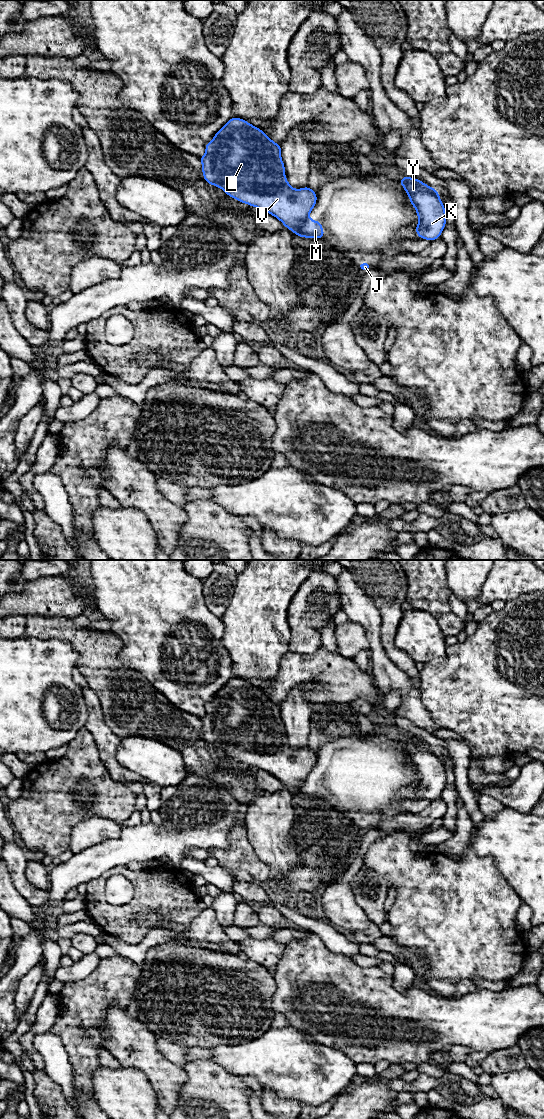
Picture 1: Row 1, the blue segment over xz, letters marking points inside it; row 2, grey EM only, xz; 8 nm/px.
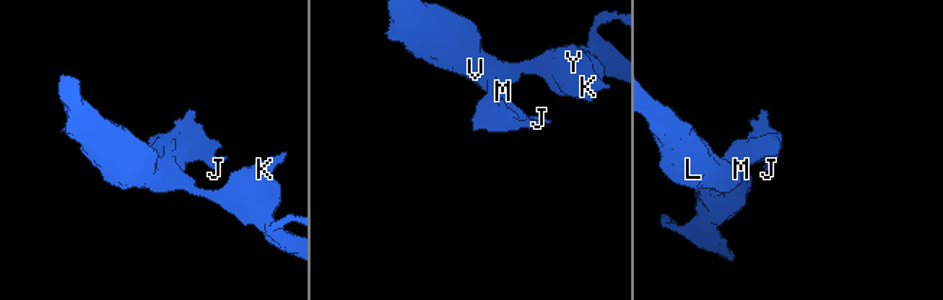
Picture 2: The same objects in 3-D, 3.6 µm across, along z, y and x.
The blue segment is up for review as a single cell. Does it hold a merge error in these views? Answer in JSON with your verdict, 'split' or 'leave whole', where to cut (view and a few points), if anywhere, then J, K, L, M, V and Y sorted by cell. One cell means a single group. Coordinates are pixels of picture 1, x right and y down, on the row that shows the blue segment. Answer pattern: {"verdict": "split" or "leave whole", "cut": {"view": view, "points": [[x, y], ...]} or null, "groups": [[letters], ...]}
{"verdict": "split", "cut": {"view": "xz", "points": [[306, 216], [294, 232]]}, "groups": [["J", "M"], ["K", "L", "V", "Y"]]}

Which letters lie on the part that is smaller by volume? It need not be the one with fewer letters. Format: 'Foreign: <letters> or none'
Foreign: J, M

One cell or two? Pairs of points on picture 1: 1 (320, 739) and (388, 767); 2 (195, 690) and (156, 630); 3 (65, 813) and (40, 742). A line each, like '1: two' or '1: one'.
1: two
2: one
3: two

